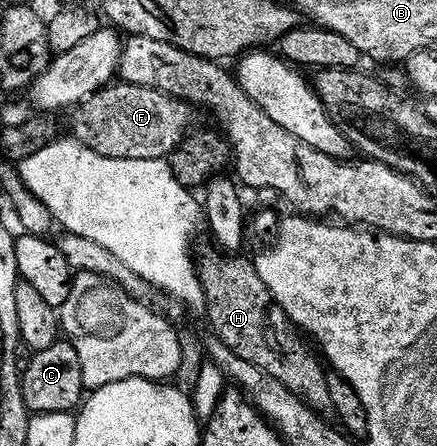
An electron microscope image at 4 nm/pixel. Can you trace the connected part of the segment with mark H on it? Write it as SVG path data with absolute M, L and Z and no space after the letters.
M214 251L205 252L201 257L198 255L195 260L205 299L203 316L213 327L212 335L218 336L227 350L235 350L239 358L247 358L247 362L255 362L259 370L267 370L271 378L279 378L291 394L300 396L314 412L328 413L331 394L327 394L326 369L318 353L300 340L298 329L285 311L273 303L271 290L267 290L267 282L259 278L259 270L255 270L253 260L242 254Z

